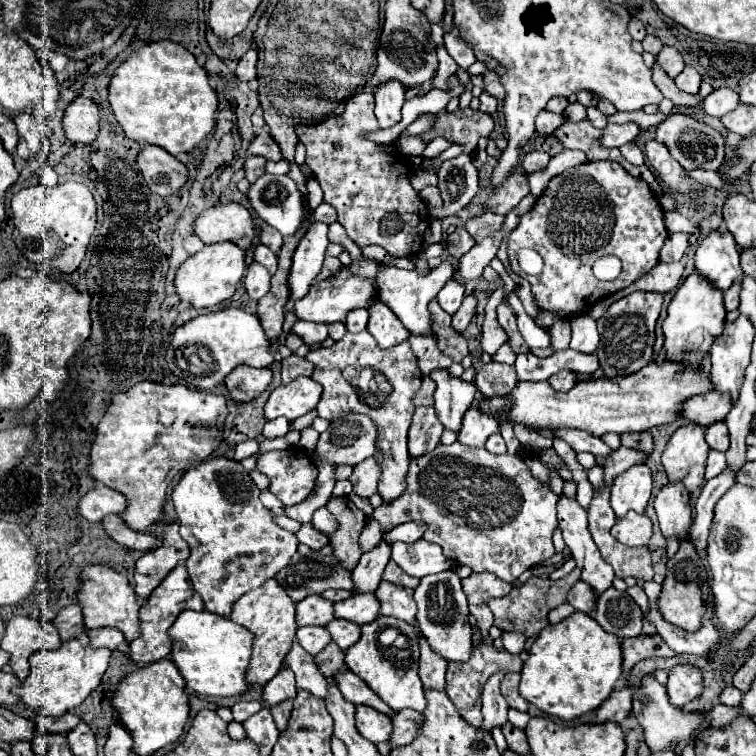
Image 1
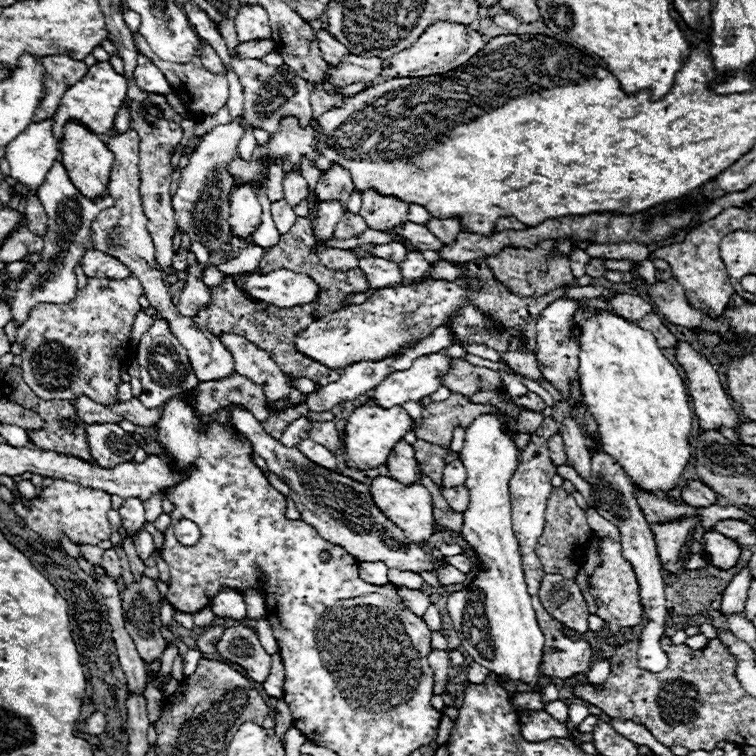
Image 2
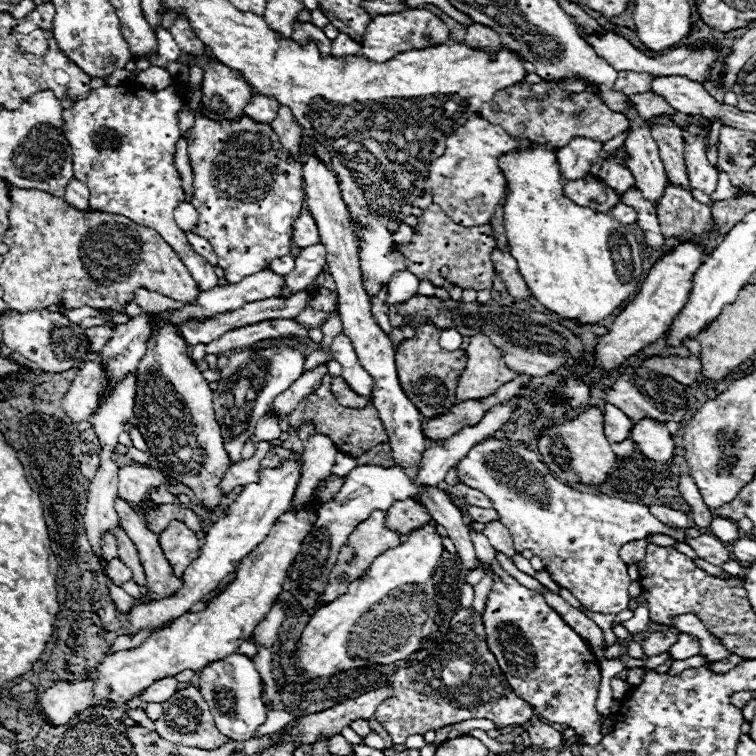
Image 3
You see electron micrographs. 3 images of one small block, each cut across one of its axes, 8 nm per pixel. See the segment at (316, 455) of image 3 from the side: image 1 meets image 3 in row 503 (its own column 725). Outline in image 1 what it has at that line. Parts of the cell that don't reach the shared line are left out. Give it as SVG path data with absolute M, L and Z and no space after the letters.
M736 280L736 282L732 284L732 288L728 288L728 290L724 292L724 306L726 306L728 312L738 308L738 294L740 294L740 280Z

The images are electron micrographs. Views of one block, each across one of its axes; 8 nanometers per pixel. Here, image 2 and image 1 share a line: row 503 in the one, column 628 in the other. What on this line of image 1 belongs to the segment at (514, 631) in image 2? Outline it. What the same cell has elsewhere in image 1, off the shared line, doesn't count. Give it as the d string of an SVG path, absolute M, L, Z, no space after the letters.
M646 464L632 466L618 474L610 488L610 506L620 518L628 510L642 514L652 494L652 470Z

